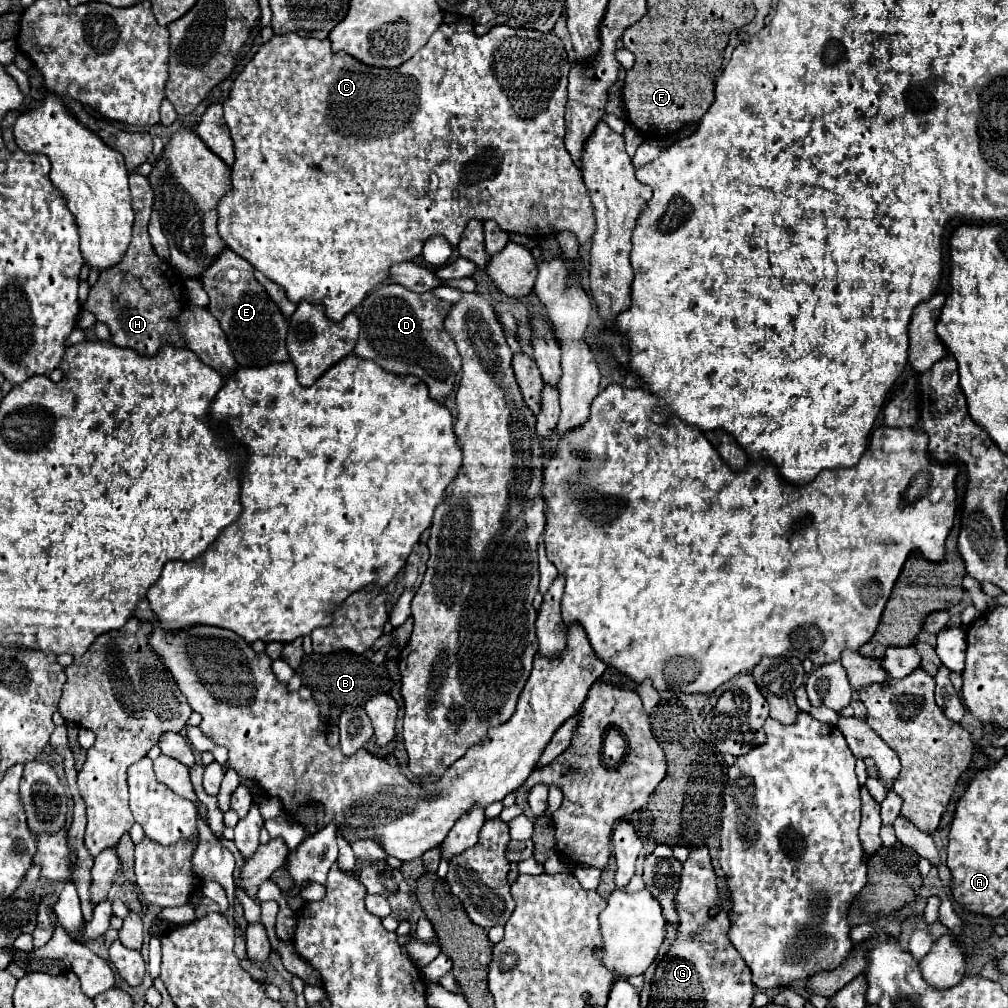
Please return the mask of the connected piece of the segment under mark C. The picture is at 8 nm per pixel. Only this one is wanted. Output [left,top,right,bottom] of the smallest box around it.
[218,19,594,321]

